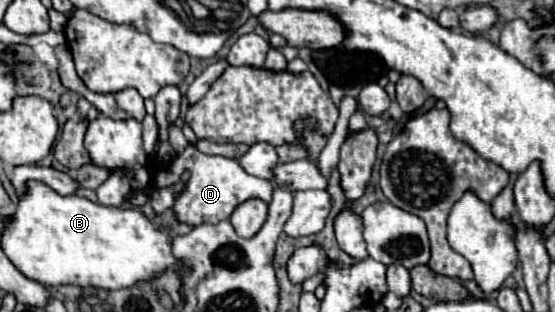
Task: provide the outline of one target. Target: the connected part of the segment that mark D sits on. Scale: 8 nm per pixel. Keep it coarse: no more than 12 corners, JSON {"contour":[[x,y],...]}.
{"contour":[[188,145],[156,185],[190,171],[178,219],[196,227],[230,219],[240,203],[272,199],[270,181],[236,159]]}

